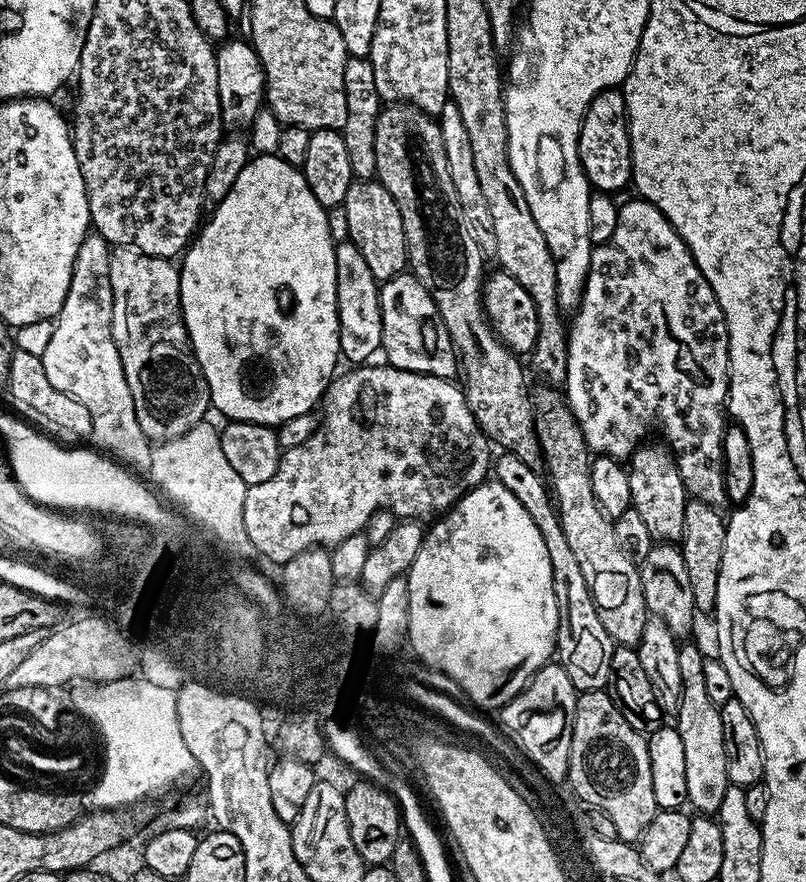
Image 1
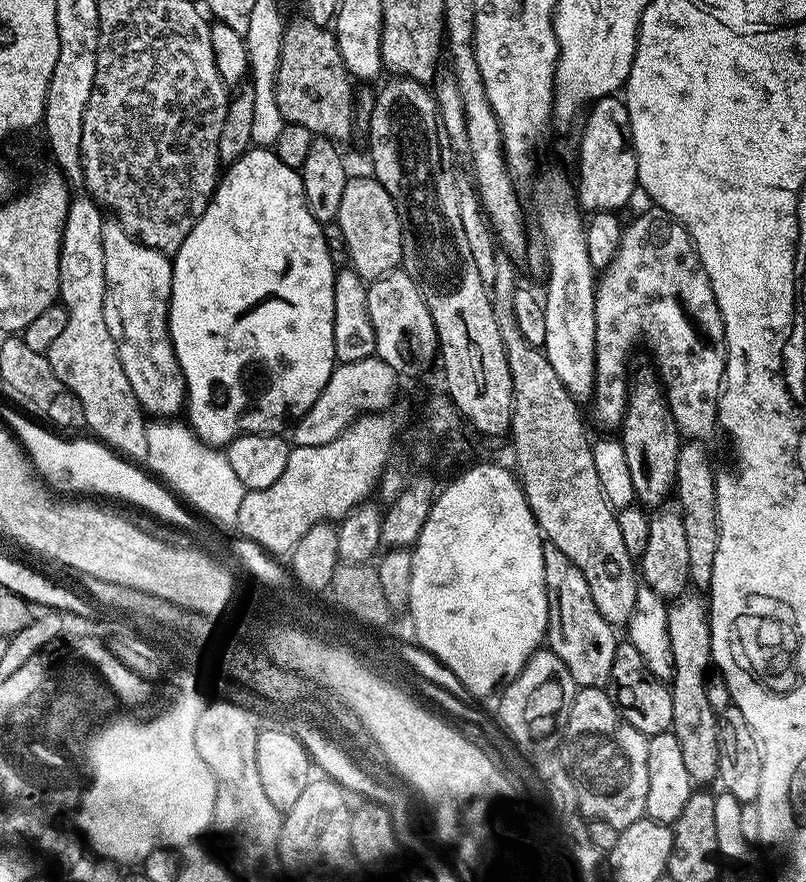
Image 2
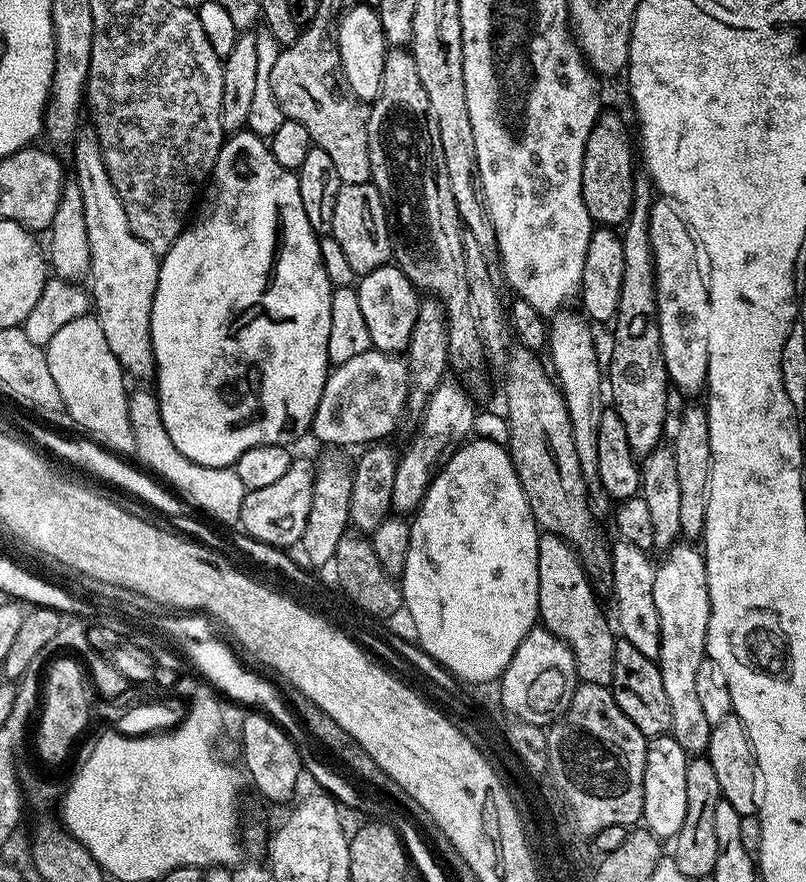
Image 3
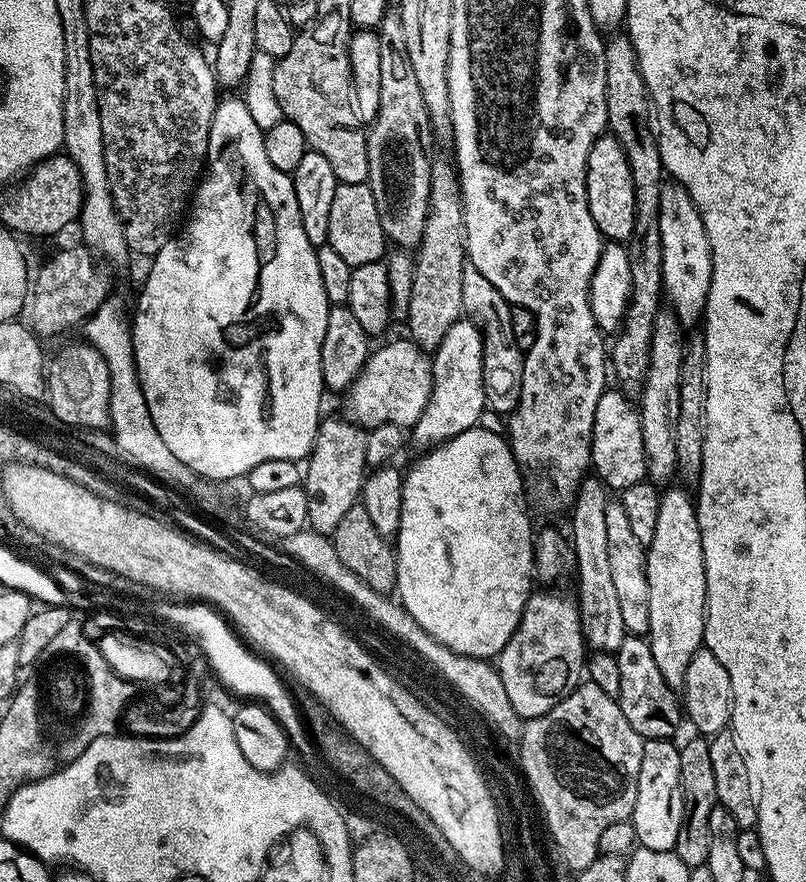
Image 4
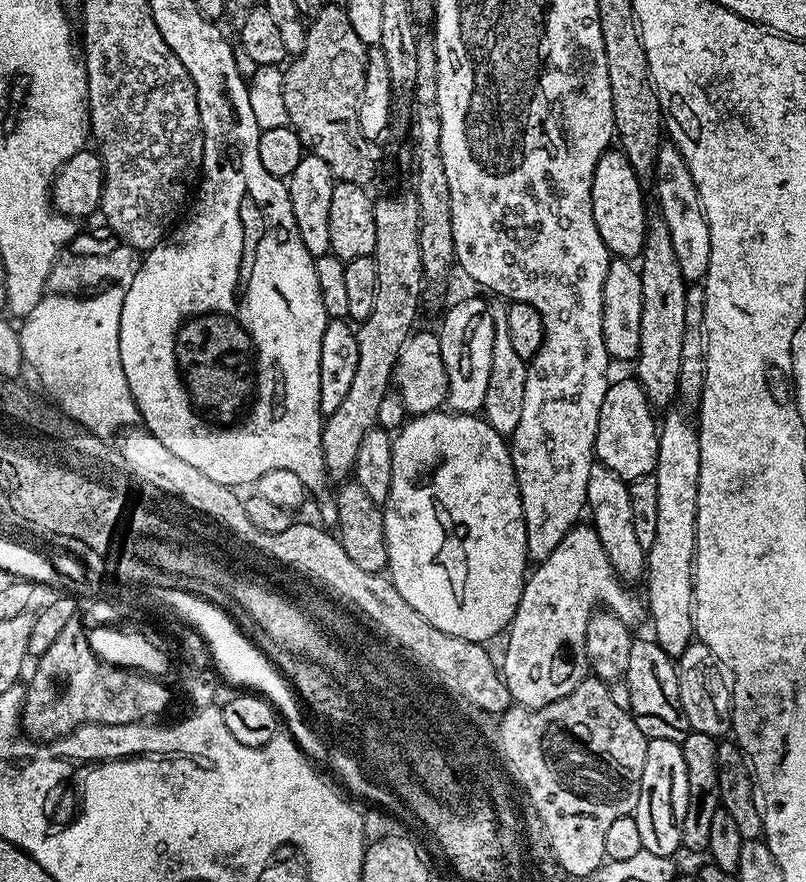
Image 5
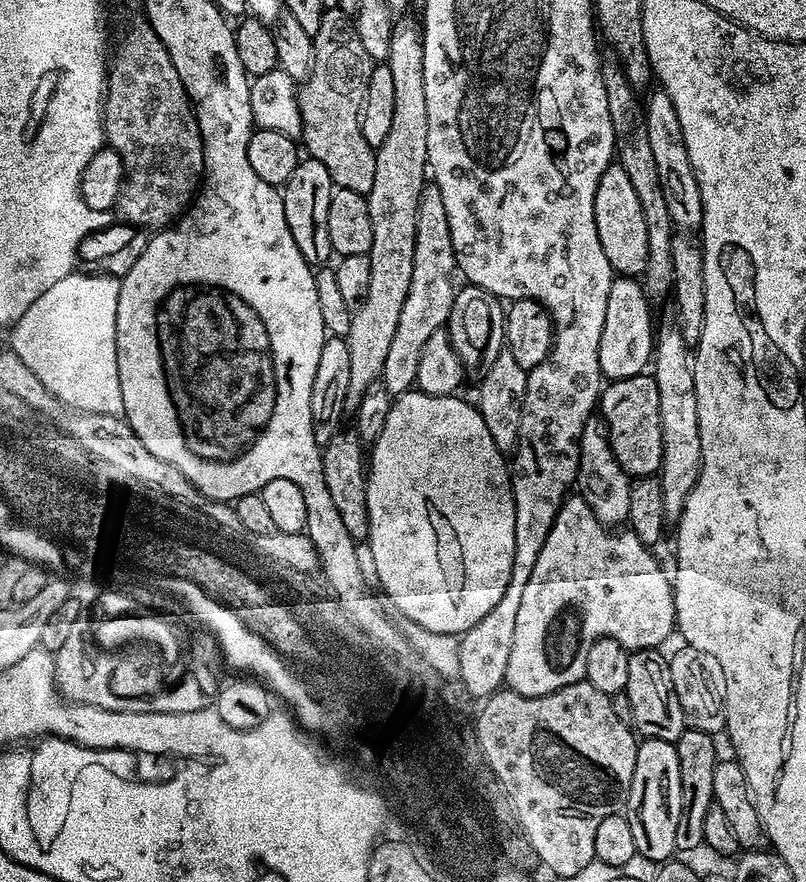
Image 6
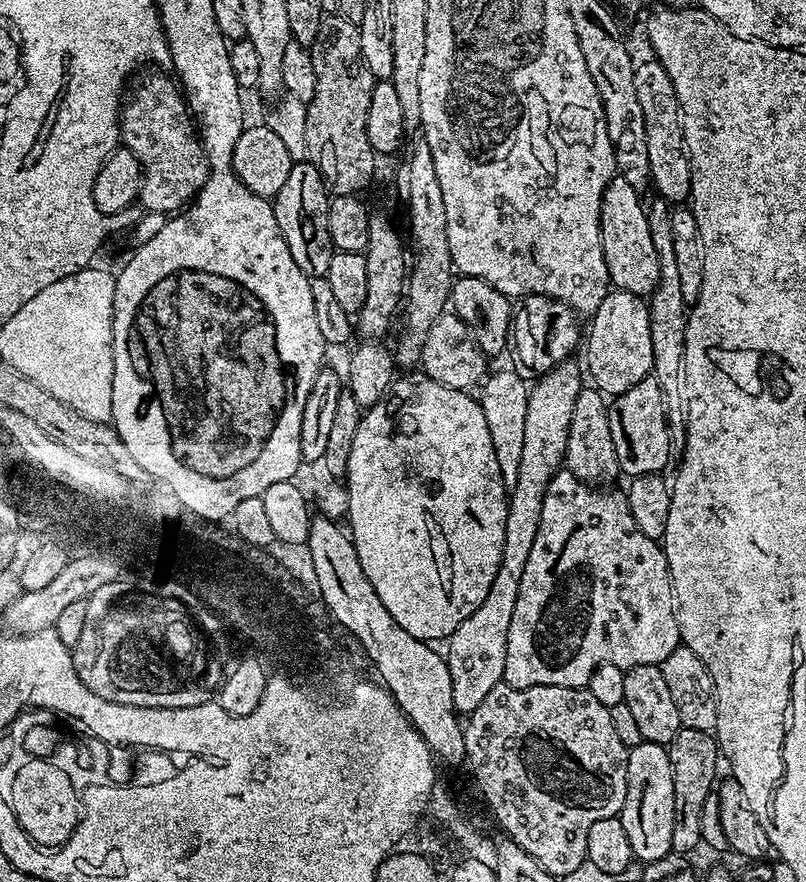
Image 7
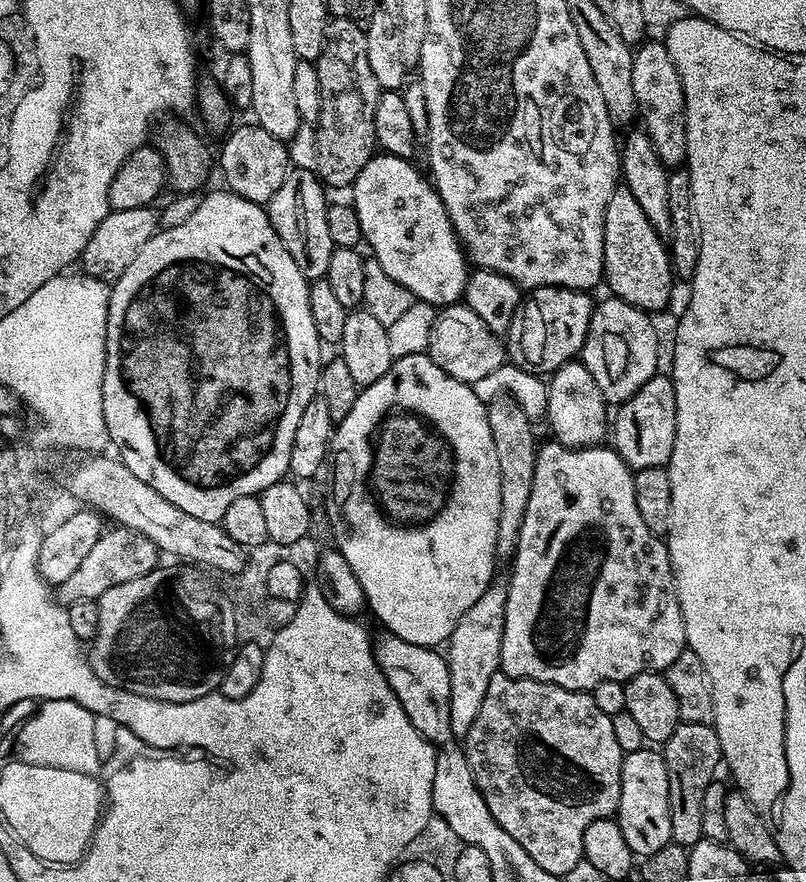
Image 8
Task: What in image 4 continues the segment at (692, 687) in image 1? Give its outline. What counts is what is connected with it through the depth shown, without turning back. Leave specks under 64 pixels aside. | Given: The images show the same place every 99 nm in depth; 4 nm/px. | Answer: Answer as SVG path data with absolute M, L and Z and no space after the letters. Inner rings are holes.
M669 487L661 495L654 542L646 546L646 582L650 582L650 626L646 639L658 670L662 670L662 678L666 678L673 690L680 690L684 687L690 660L704 642L704 614L708 603L702 534L694 496L687 487L676 487Z

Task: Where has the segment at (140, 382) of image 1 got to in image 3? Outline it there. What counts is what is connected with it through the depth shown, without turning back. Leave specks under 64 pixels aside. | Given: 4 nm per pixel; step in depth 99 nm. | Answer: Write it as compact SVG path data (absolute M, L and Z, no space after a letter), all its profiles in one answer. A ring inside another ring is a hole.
M87 130L77 131L76 139L70 145L70 153L72 152L72 168L70 164L70 172L74 175L74 182L78 186L78 190L82 194L82 214L86 218L86 238L90 246L90 266L88 267L88 276L92 280L92 288L90 287L91 303L94 305L94 315L96 321L102 326L102 334L106 334L106 342L110 342L110 350L114 350L114 358L118 358L118 362L123 366L125 373L129 377L132 376L136 380L151 381L156 374L156 359L154 358L154 350L152 349L152 335L150 334L150 318L152 317L152 307L154 306L154 294L158 290L158 274L160 273L161 257L146 242L142 242L130 230L130 222L126 218L126 210L122 206L122 198L118 198L118 190L114 190L114 182L110 182L110 174L106 170L106 162L102 158L102 150L100 144L96 140L95 131Z

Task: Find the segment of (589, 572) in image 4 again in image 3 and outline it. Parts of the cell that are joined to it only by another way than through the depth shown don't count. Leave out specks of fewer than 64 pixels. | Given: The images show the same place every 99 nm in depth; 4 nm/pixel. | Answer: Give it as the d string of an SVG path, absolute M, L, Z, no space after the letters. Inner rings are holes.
M579 311L557 313L551 319L548 328L549 351L552 350L550 368L554 379L560 385L566 410L570 414L570 426L574 438L574 450L578 450L578 462L582 466L582 478L588 487L588 498L593 513L600 514L610 508L610 498L604 493L602 482L598 478L598 422L602 405L596 395L602 388L602 364L596 361L596 340L592 337L589 321ZM556 371L556 372L555 372Z

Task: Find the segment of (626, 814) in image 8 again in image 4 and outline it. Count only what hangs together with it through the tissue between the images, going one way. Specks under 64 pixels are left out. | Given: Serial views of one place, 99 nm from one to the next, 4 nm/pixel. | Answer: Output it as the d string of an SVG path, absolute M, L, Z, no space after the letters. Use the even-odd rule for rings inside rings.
M645 740L642 746L642 766L638 770L638 794L632 811L632 825L636 831L636 843L650 850L673 851L678 842L678 830L682 826L682 802L684 791L680 781L680 749L672 740Z

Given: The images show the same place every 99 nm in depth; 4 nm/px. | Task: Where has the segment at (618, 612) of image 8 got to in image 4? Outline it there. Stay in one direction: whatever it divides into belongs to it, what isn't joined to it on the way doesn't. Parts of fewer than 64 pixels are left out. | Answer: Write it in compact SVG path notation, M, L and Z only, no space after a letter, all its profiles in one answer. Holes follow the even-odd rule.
M536 590L528 597L520 625L498 657L502 686L506 686L507 697L512 701L514 710L523 718L541 716L558 706L558 702L562 702L562 698L569 696L576 685L581 683L586 672L584 631L580 629L580 610L576 607L575 599L571 595L563 596L560 592L552 592L556 590L544 591L548 592Z

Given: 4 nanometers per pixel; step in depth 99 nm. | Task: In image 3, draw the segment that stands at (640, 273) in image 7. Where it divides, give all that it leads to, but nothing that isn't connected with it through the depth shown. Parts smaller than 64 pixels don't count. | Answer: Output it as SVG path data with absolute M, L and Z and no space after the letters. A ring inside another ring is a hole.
M601 111L590 130L590 138L586 138L586 150L582 158L582 198L586 202L586 210L593 221L600 226L620 226L625 223L632 209L632 148L634 152L634 136L628 133L628 124L616 112Z

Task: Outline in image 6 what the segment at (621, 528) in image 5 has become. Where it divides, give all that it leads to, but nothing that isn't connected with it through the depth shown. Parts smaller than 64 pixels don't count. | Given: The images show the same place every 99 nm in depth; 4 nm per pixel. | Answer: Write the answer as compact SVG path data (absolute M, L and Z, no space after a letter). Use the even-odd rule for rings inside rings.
M593 418L586 422L580 439L580 461L575 487L586 506L590 506L594 518L598 518L598 522L605 526L620 526L627 521L630 514L632 480L628 473L622 470L622 466L618 466L618 458L614 458L614 450L610 446L607 434L608 426L603 419Z

